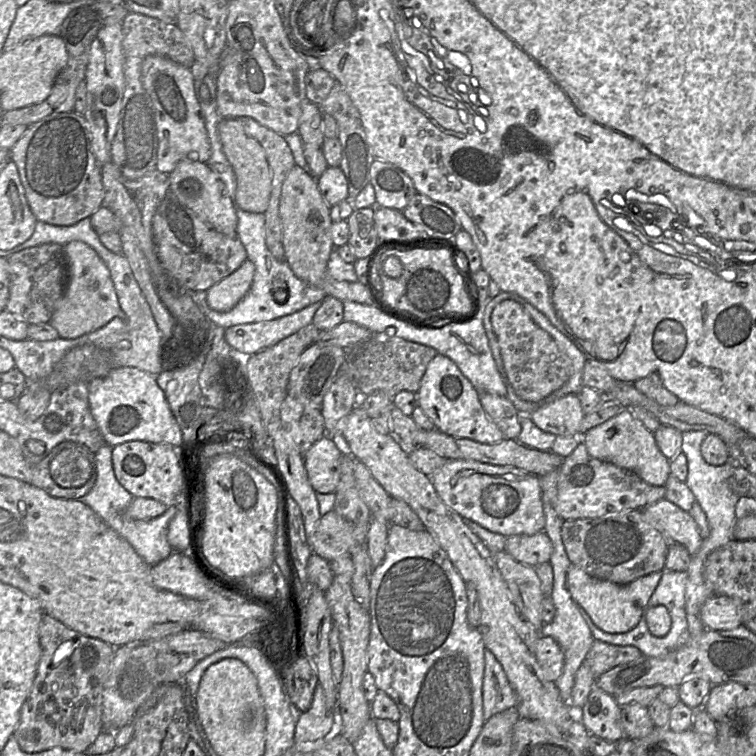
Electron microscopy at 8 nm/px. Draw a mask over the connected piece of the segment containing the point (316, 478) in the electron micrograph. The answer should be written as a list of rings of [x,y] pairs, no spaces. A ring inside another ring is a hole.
[[[341,435],[324,436],[303,455],[308,479],[316,493],[335,493],[340,481],[340,465],[342,454],[346,453],[345,443]]]

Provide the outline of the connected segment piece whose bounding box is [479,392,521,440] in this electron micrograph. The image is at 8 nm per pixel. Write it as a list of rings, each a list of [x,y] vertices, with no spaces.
[[[479,392],[479,399],[489,418],[499,427],[505,439],[516,440],[521,432],[518,410],[506,396]]]

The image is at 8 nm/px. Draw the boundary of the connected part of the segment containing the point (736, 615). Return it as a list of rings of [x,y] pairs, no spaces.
[[[725,595],[710,596],[700,609],[700,619],[706,629],[715,631],[735,629],[742,624],[737,602]]]

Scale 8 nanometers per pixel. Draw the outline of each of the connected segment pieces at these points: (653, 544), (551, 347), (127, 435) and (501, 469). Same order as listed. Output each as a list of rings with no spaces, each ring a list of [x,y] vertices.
[[[642,510],[622,511],[599,518],[564,520],[562,542],[570,562],[590,576],[617,585],[665,569],[668,542],[644,516]]]
[[[504,300],[492,312],[491,324],[497,337],[508,380],[524,401],[537,402],[559,389],[570,376],[570,361],[553,338],[538,327],[516,301]]]
[[[122,366],[116,367],[106,376],[91,380],[89,405],[91,413],[105,439],[106,444],[118,444],[140,440],[151,443],[183,446],[184,441],[164,391],[159,387],[156,376],[143,370]]]
[[[448,460],[440,469],[429,476],[443,502],[464,520],[471,520],[491,532],[505,537],[533,535],[544,531],[545,514],[542,503],[540,477],[513,466],[492,465],[470,460]]]

